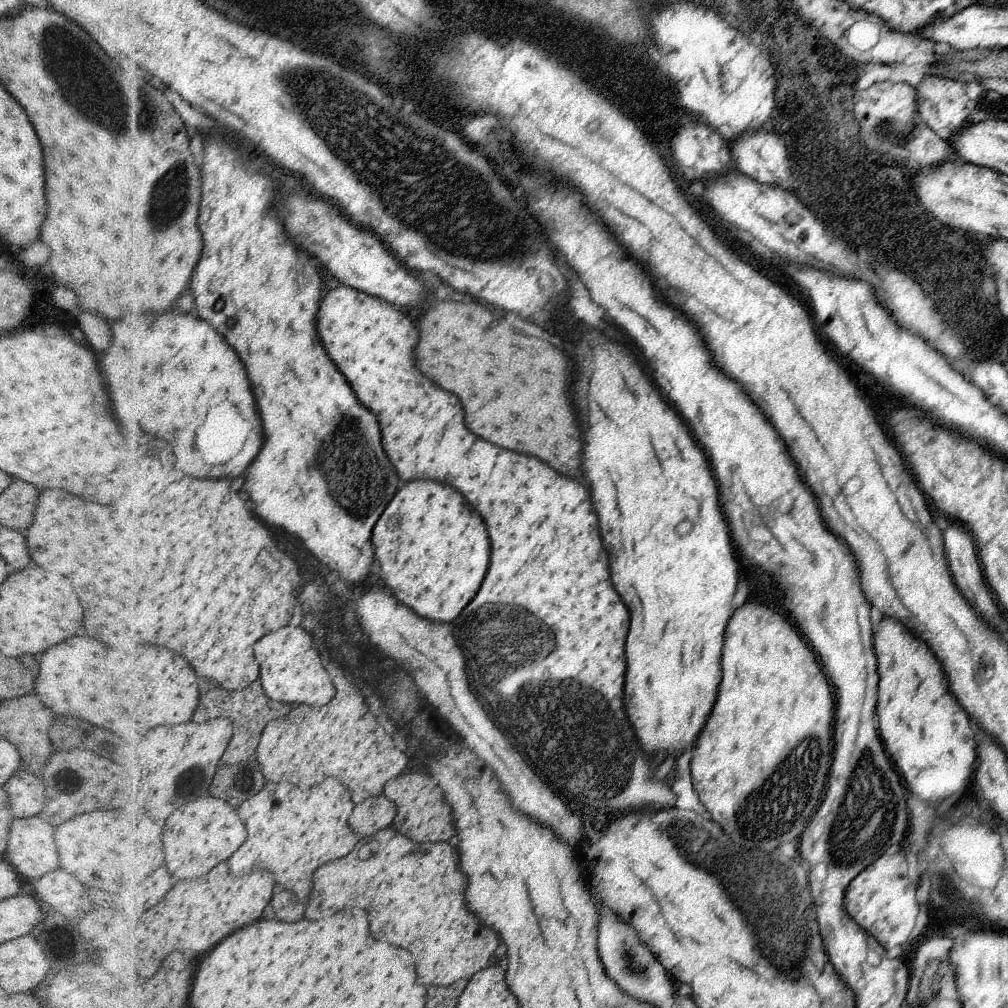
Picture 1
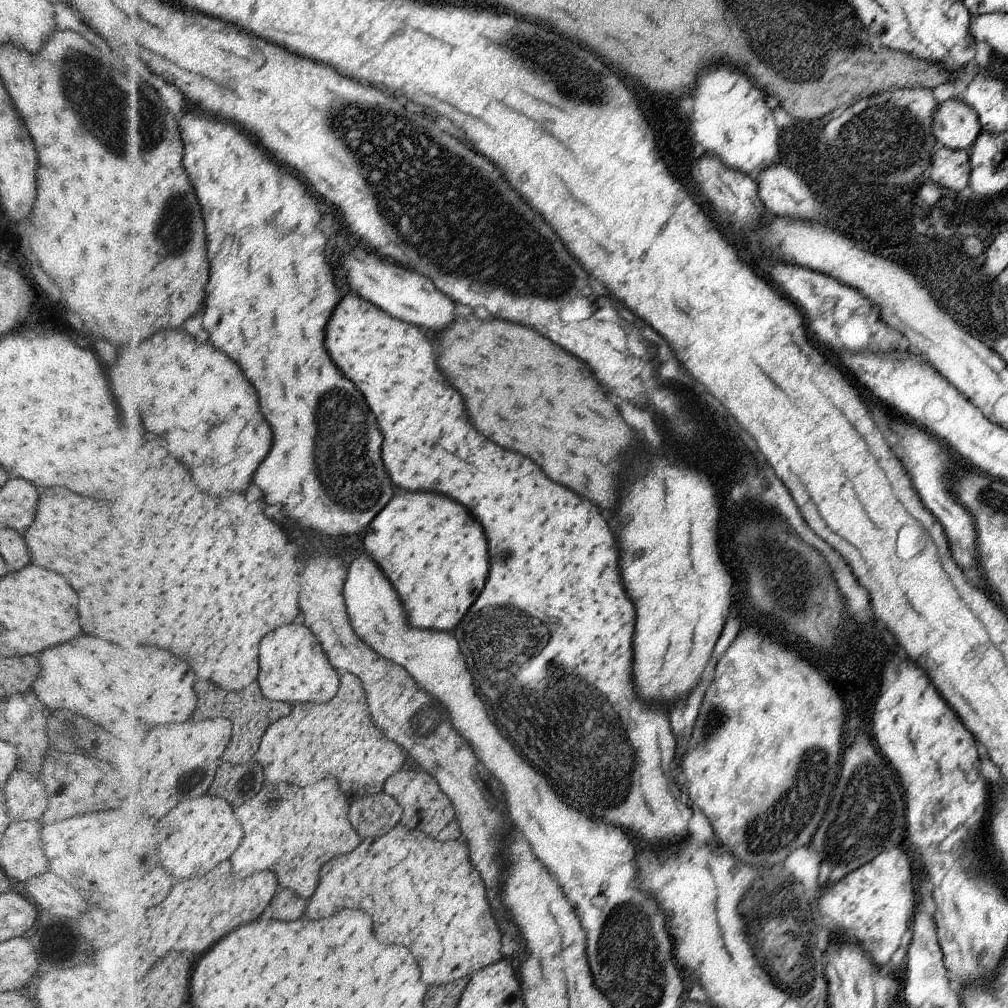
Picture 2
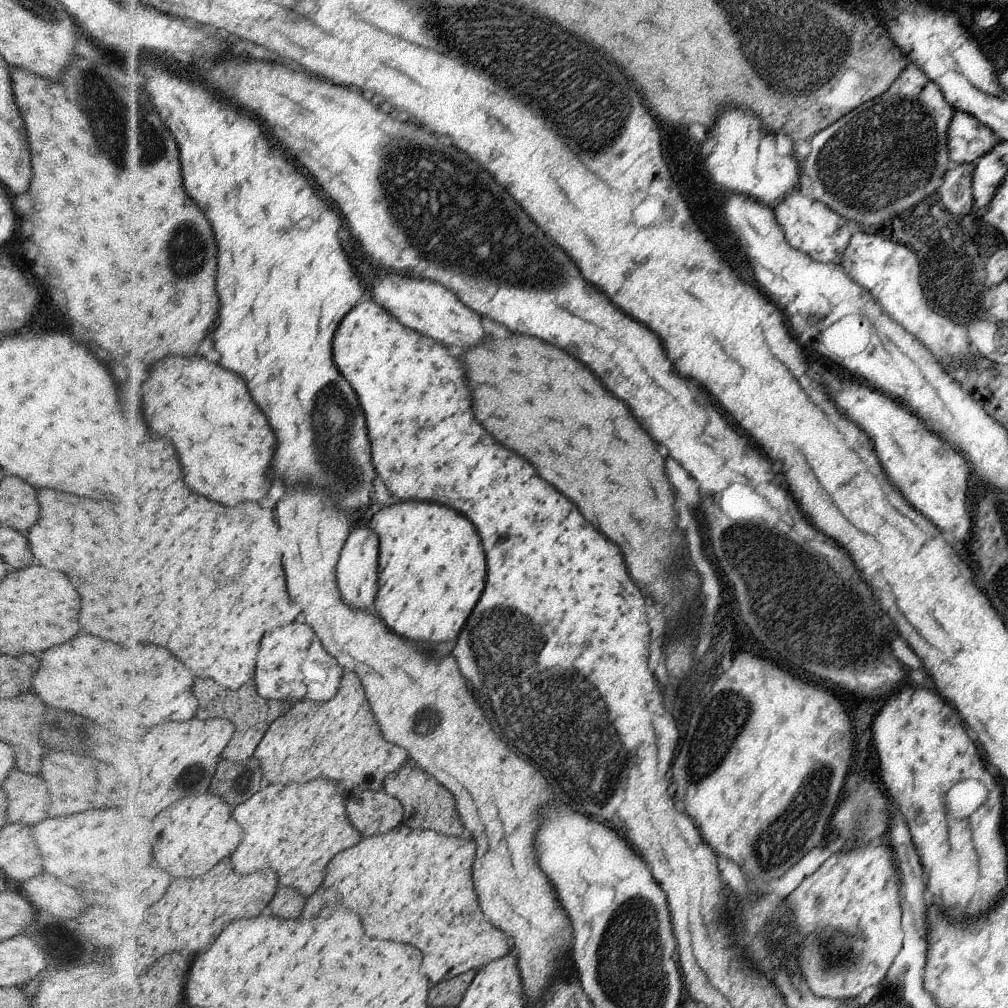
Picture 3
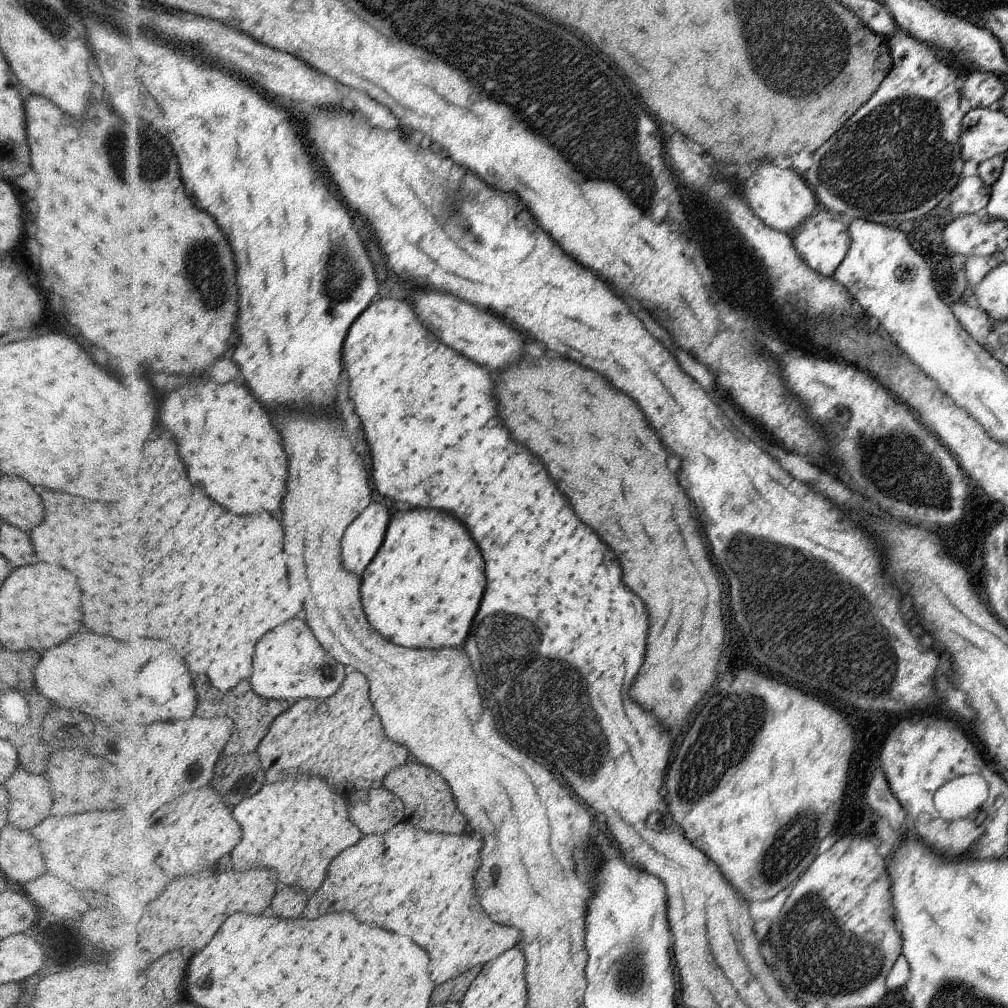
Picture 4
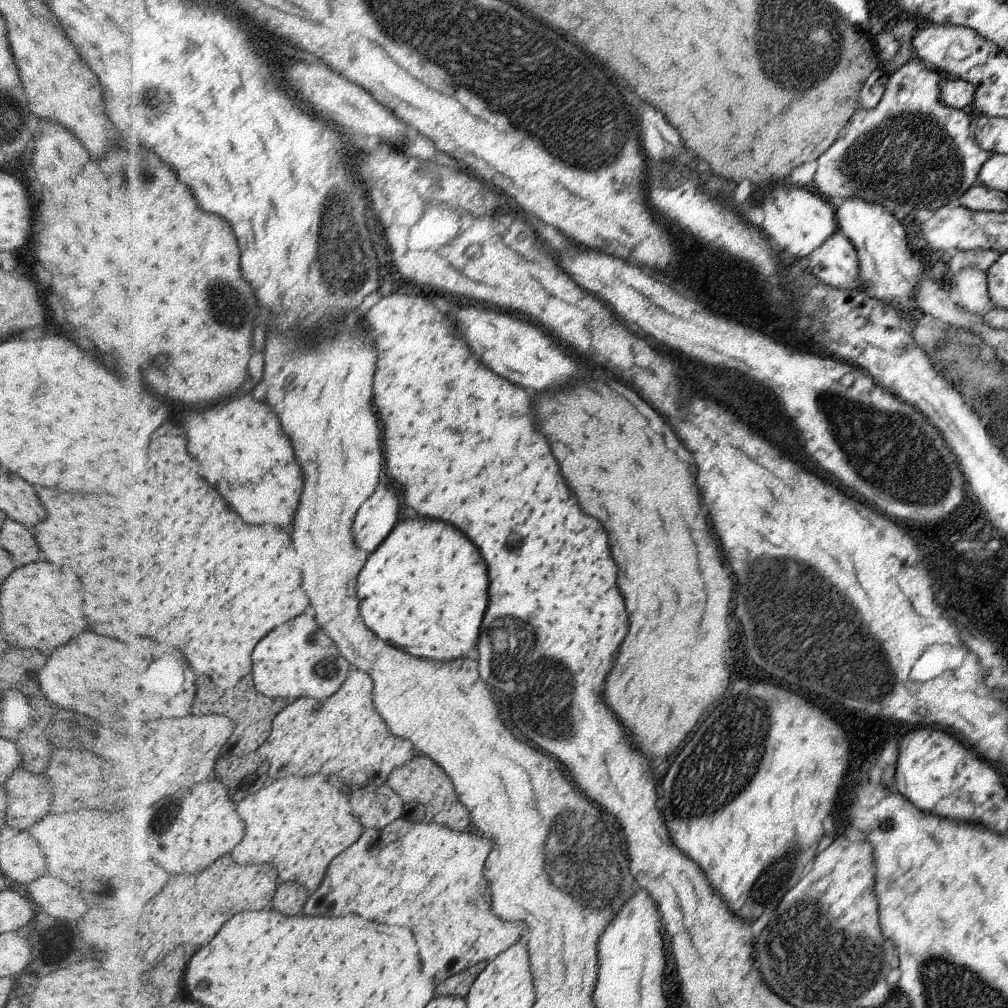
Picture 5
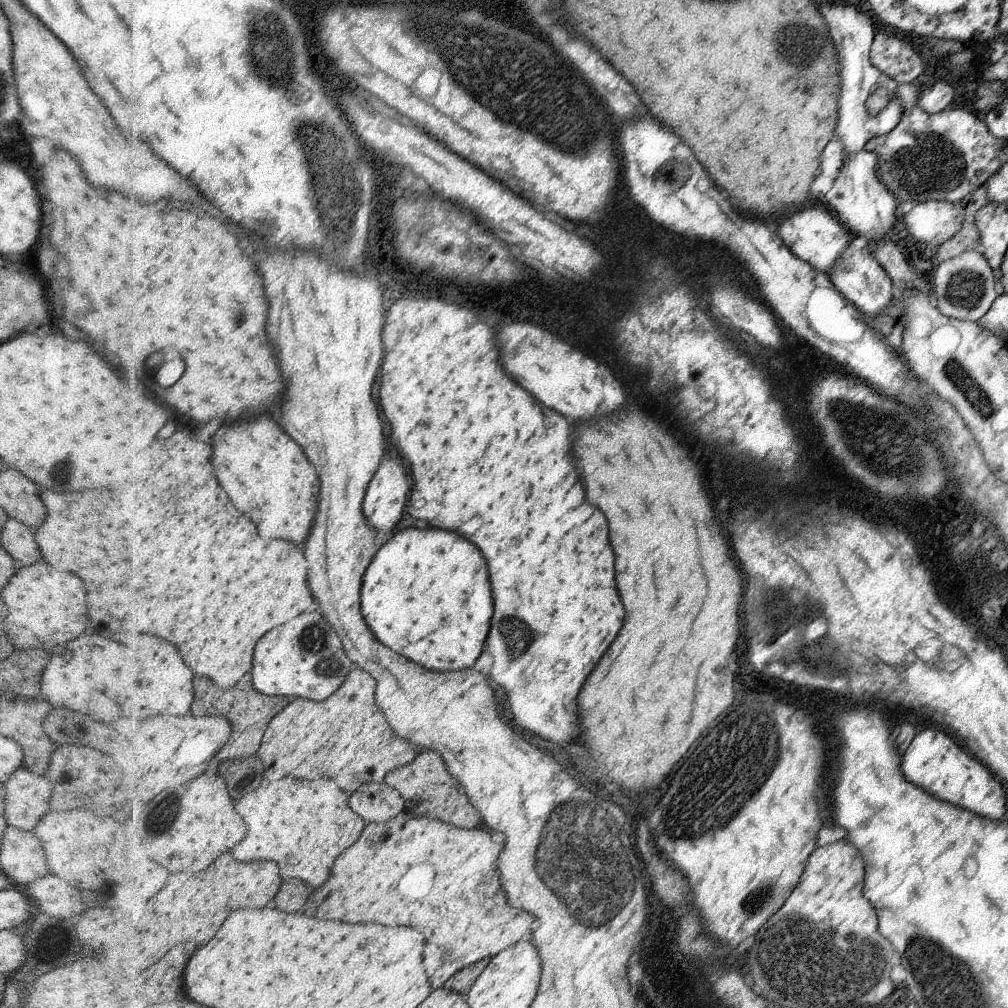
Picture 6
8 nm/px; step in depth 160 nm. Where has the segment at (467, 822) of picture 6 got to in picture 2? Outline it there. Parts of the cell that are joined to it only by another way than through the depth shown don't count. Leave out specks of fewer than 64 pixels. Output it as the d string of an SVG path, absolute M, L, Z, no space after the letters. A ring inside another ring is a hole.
M422 770L398 771L387 779L383 791L396 799L402 807L403 815L400 819L400 826L405 829L418 829L438 842L456 840L460 836L460 828L454 816L452 802L446 798L446 794L438 788L436 780L430 774Z

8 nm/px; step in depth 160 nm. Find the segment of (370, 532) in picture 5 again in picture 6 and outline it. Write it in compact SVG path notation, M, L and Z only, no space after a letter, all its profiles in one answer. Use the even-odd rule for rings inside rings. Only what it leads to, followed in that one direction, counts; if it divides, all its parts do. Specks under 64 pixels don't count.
M384 458L384 468L376 472L376 480L368 492L364 512L368 522L376 528L378 540L386 540L386 534L400 522L406 506L406 494L410 492L404 466L398 458Z

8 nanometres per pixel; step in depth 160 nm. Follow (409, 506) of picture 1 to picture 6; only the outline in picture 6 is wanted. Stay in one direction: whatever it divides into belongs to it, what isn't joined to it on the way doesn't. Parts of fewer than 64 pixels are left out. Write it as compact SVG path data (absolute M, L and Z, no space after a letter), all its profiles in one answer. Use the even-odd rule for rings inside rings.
M436 528L397 530L394 536L381 542L375 559L364 577L363 613L367 617L368 624L372 627L372 630L376 632L376 636L380 636L380 640L384 640L384 644L388 644L390 648L396 648L396 652L404 652L404 656L408 656L410 660L416 660L418 664L424 664L424 668L432 668L432 670L438 670L438 672L470 668L474 664L474 660L482 654L484 642L486 642L488 632L490 632L492 604L494 602L492 602L492 590L490 590L490 578L488 578L486 560L482 558L480 550L472 542L468 542L466 538L462 538L462 536L454 534L454 532L448 532L448 530L436 530Z

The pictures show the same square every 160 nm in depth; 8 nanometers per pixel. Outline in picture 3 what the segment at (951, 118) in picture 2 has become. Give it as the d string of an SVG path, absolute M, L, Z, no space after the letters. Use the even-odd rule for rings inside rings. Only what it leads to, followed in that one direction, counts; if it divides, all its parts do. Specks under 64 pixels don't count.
M954 112L947 130L947 147L952 162L976 163L999 141L996 133L971 113Z

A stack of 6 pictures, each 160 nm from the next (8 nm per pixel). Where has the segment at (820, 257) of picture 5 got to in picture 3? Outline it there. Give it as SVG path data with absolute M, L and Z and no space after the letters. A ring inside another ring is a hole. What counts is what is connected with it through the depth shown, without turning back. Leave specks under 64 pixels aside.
M792 189L792 192L786 193L773 209L776 220L781 224L793 247L808 252L808 256L816 256L814 260L840 262L844 251L848 248L852 232L848 230L848 222L836 211L816 200L812 194L802 194L800 189Z

